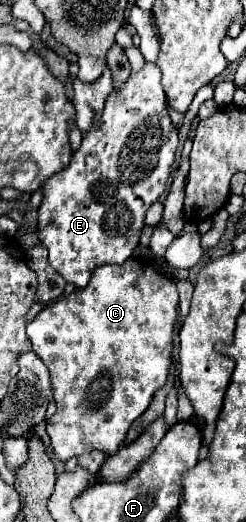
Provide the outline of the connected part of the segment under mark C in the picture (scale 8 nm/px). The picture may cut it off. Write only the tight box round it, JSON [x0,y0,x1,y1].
[27,258,179,462]

